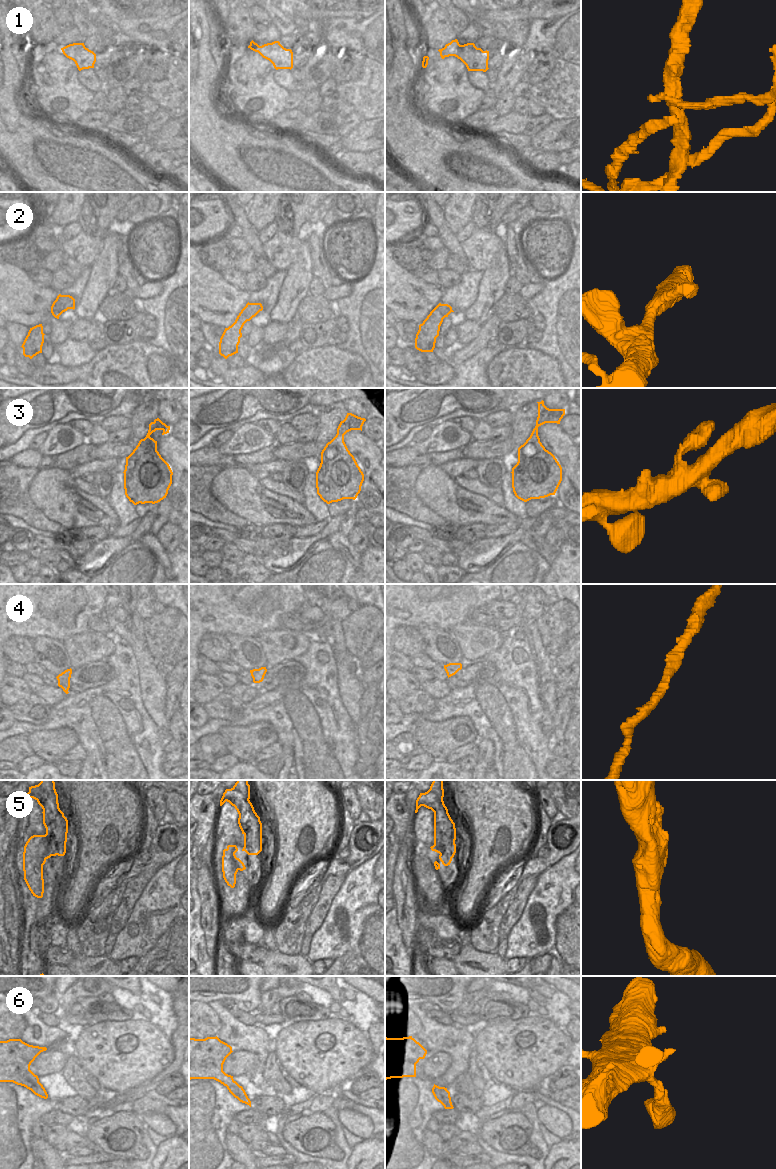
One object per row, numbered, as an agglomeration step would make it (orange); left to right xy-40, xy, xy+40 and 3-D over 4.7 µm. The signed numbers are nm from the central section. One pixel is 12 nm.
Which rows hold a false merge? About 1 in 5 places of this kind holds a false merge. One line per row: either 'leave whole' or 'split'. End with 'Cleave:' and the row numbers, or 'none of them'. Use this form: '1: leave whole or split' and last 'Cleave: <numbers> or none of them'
1: split
2: leave whole
3: leave whole
4: leave whole
5: leave whole
6: leave whole
Cleave: 1

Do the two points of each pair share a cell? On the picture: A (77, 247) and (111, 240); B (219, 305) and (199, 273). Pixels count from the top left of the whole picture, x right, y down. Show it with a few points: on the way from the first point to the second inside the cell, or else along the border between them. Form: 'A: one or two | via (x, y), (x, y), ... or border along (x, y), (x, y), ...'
A: two | border along (103, 238), (103, 248), (92, 263)
B: one | via (211, 297), (199, 285), (199, 281)

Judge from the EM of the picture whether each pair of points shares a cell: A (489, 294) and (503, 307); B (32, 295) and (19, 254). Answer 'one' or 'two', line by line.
A: two
B: two

